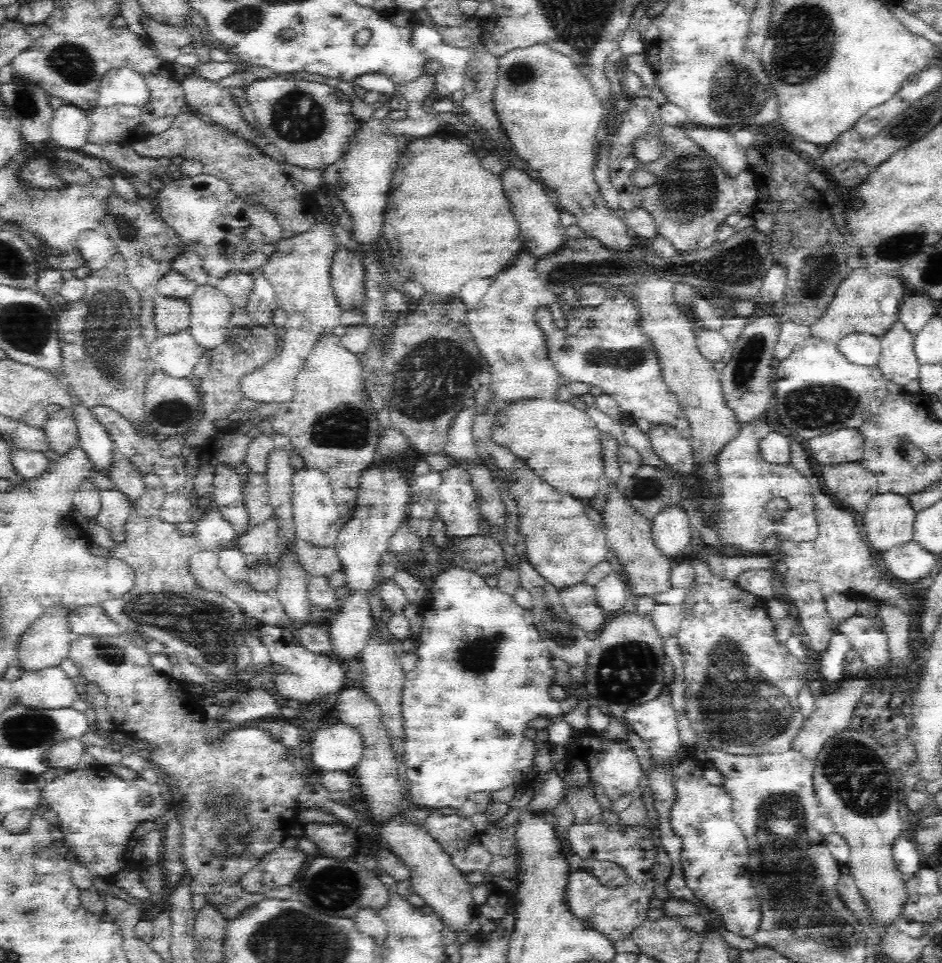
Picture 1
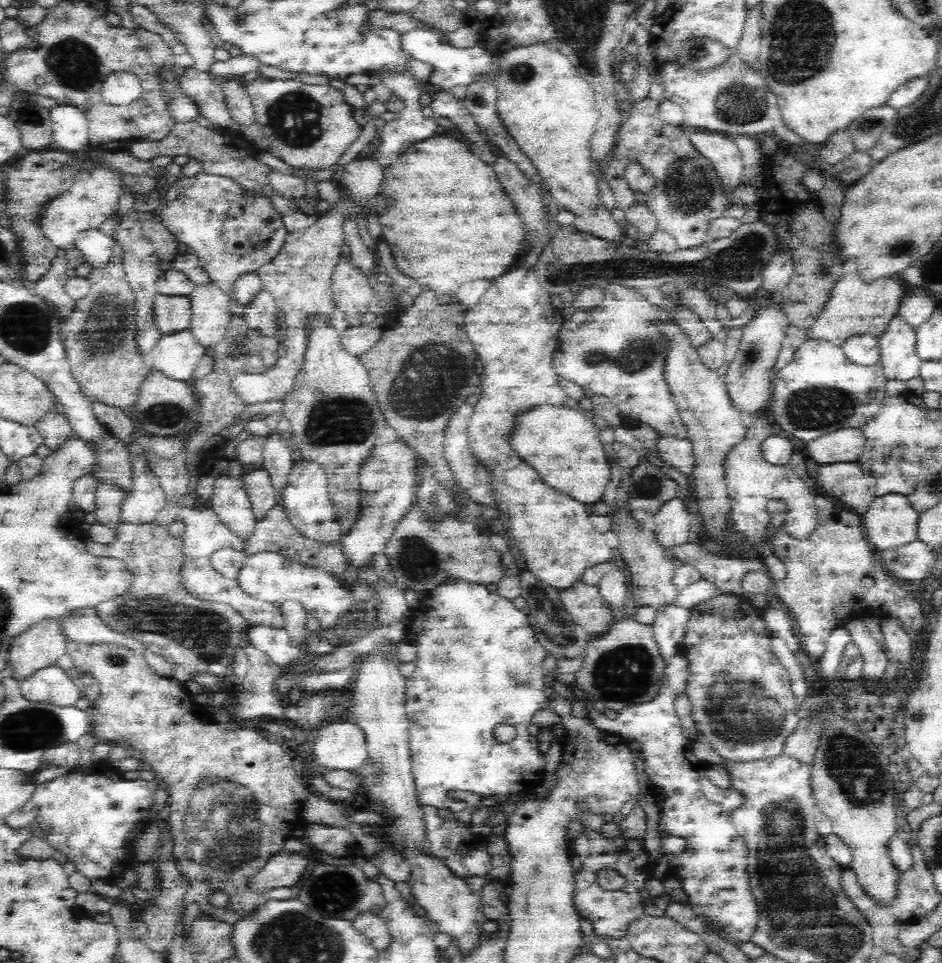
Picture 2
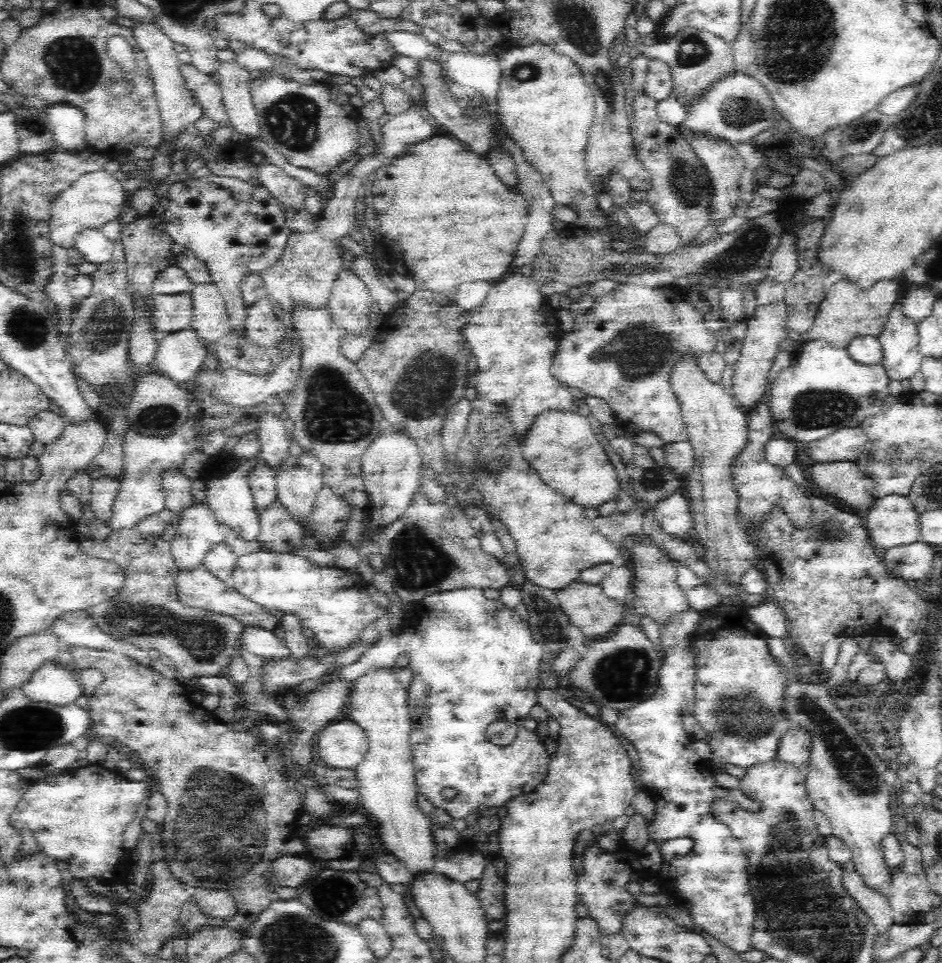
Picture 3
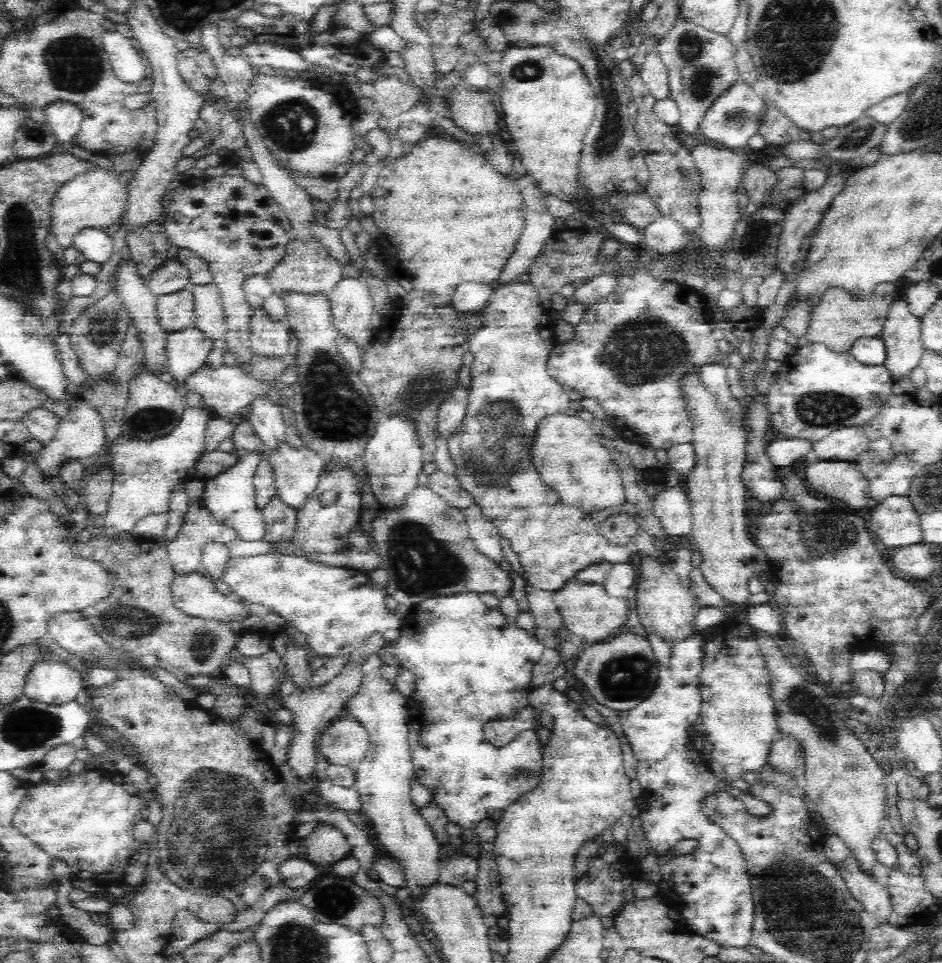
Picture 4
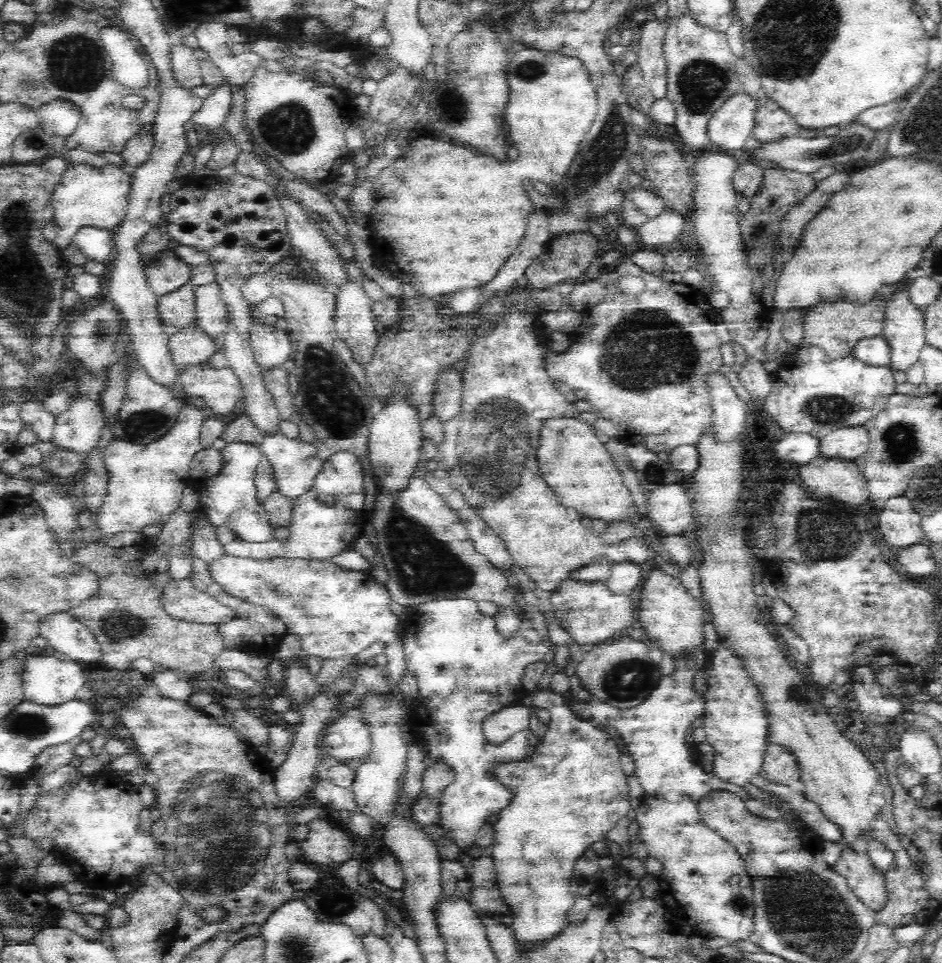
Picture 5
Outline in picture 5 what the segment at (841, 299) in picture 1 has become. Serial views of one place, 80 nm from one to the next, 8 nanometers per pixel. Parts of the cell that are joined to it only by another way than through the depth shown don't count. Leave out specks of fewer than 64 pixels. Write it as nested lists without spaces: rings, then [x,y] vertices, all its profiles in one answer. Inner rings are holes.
[[[898,284],[882,286],[876,298],[867,303],[851,303],[846,299],[820,301],[806,312],[805,330],[801,346],[820,346],[831,358],[842,358],[853,354],[853,350],[862,338],[879,336],[883,332],[884,310],[890,298],[893,298]]]

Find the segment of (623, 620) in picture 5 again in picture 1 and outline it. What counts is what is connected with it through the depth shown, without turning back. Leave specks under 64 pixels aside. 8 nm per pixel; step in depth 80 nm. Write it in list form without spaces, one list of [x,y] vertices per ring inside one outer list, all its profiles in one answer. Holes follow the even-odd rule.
[[[584,583],[569,586],[559,591],[563,610],[568,613],[576,628],[596,632],[609,619],[609,615],[598,607],[594,587]]]

